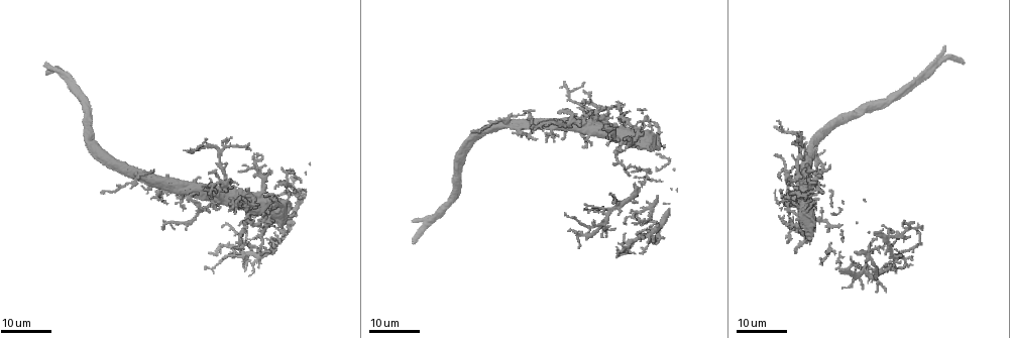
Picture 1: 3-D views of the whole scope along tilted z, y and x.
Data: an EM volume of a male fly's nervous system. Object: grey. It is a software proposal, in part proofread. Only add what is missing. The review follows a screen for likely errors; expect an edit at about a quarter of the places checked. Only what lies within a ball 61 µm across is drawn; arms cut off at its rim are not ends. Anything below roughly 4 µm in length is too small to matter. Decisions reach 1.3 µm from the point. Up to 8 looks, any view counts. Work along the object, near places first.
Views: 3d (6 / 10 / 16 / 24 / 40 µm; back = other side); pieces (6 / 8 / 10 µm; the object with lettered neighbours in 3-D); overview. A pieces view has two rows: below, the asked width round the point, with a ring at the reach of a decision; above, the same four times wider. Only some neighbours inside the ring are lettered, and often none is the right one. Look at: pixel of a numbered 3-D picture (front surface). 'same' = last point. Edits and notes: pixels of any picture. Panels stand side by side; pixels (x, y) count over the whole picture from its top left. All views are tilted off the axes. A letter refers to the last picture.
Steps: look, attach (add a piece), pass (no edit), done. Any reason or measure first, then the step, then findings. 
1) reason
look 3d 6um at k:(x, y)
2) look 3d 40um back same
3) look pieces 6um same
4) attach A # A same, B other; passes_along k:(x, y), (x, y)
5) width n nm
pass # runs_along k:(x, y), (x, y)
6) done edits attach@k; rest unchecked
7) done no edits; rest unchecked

an open end
look 3d 16um at 1:(209, 174)

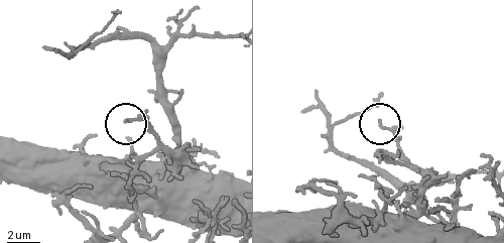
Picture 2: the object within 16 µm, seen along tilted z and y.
look pieces 8um at 2:(380, 123)

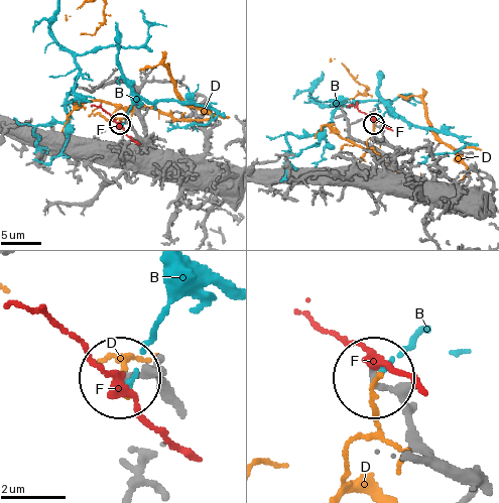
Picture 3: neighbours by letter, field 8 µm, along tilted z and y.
width 180 nm
pass # B other, D other, F other; runs_along 3:(453, 475), (380, 384); none of them fits

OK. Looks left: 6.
look 3d 16um at 1:(598, 119)

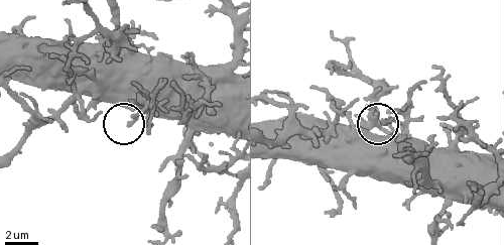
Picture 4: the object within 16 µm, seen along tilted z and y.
see the neighbours
look pieces 8um at 4:(127, 126)

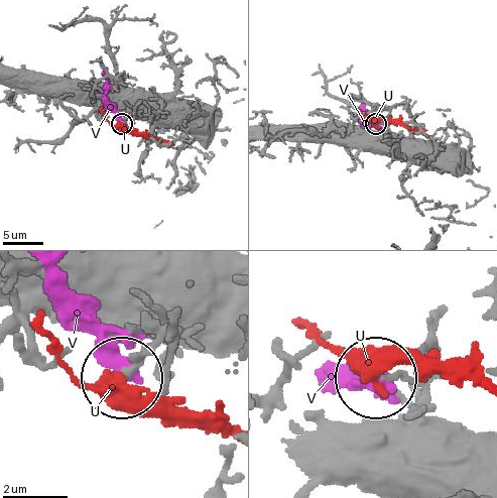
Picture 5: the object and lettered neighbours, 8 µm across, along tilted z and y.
pass # U other, V other; no lettered piece goes on from it

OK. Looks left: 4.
an open end
look 3d 24um at 1:(611, 138)

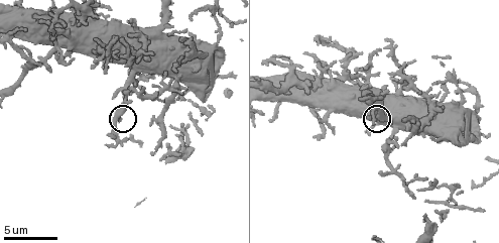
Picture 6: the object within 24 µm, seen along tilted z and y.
look pieces 8um at 6:(375, 122)

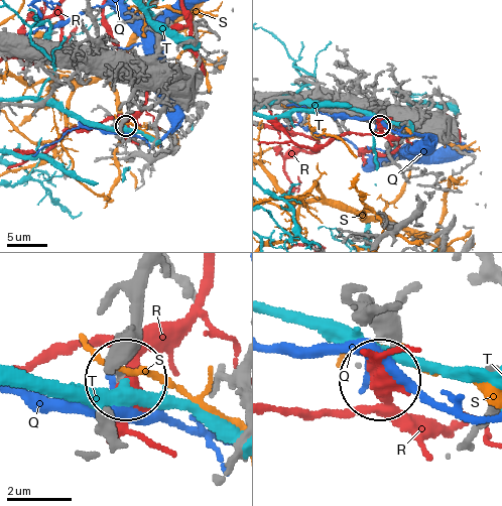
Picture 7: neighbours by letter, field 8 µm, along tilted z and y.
width 170 nm
pass # Q other, R other, S other, T other; none of them fits

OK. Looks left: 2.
free end
look pieces 6um at 6:(109, 7)

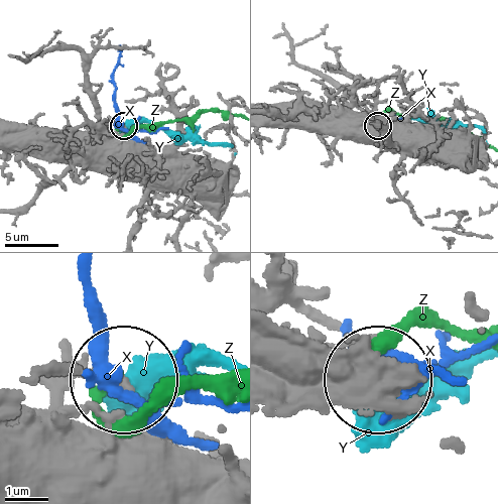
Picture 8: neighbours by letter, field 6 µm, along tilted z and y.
pass # X other, Y other, Z other; none of them fits

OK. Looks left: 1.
done no edits; rest unchecked

